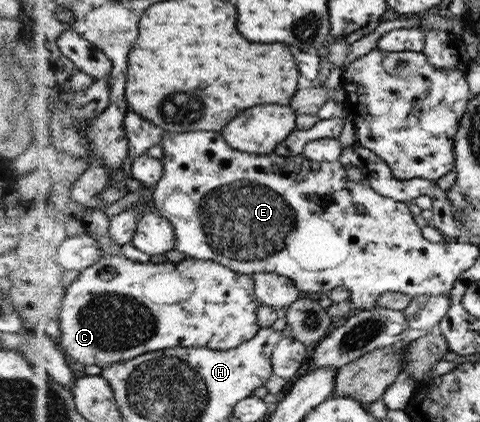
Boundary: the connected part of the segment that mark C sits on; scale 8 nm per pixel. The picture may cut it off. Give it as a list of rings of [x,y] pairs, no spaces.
[[[123,254],[118,256],[105,255],[95,266],[81,272],[81,275],[68,288],[68,294],[64,299],[61,321],[56,325],[55,333],[60,346],[70,358],[80,364],[96,364],[103,369],[119,362],[138,358],[146,353],[157,350],[172,349],[176,347],[208,347],[214,350],[232,350],[250,342],[262,329],[259,324],[259,312],[263,303],[256,289],[256,280],[252,275],[242,274],[212,260],[197,260],[185,258],[180,262],[166,262],[165,264],[154,264],[154,262],[140,262],[128,260]]]

